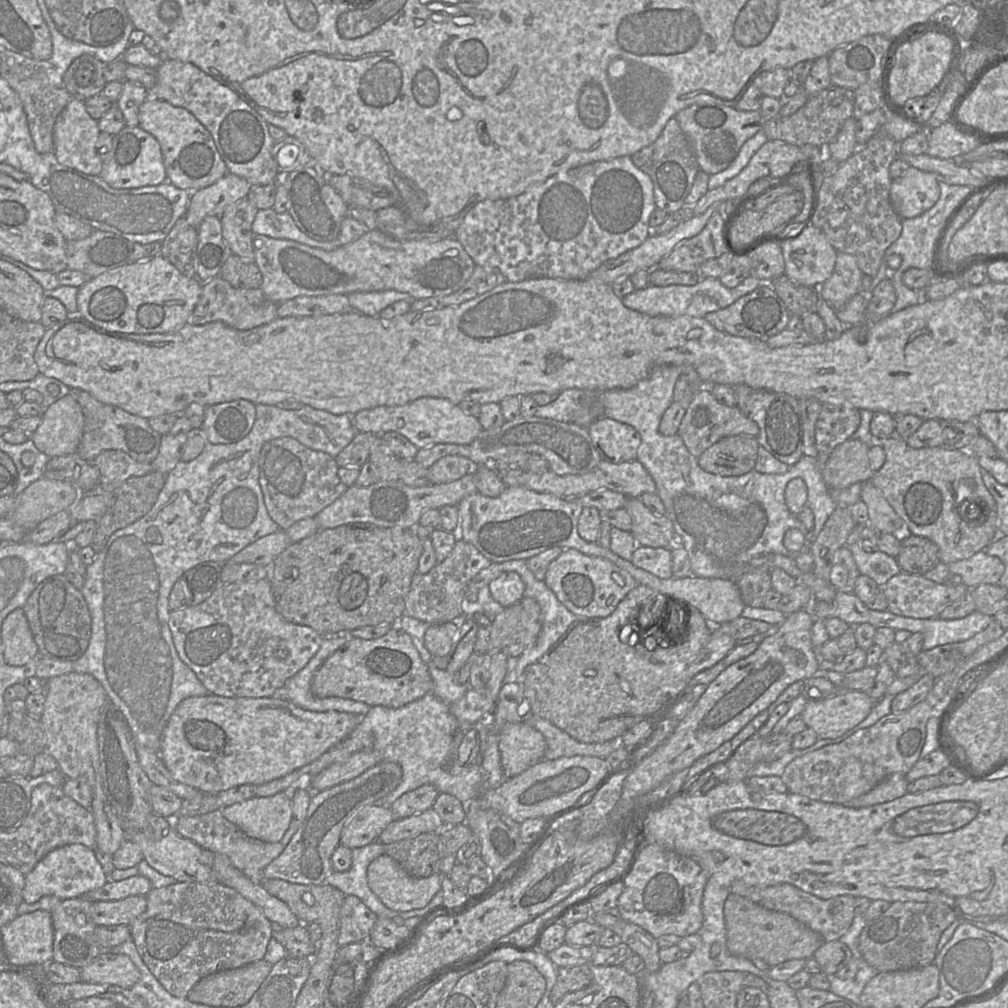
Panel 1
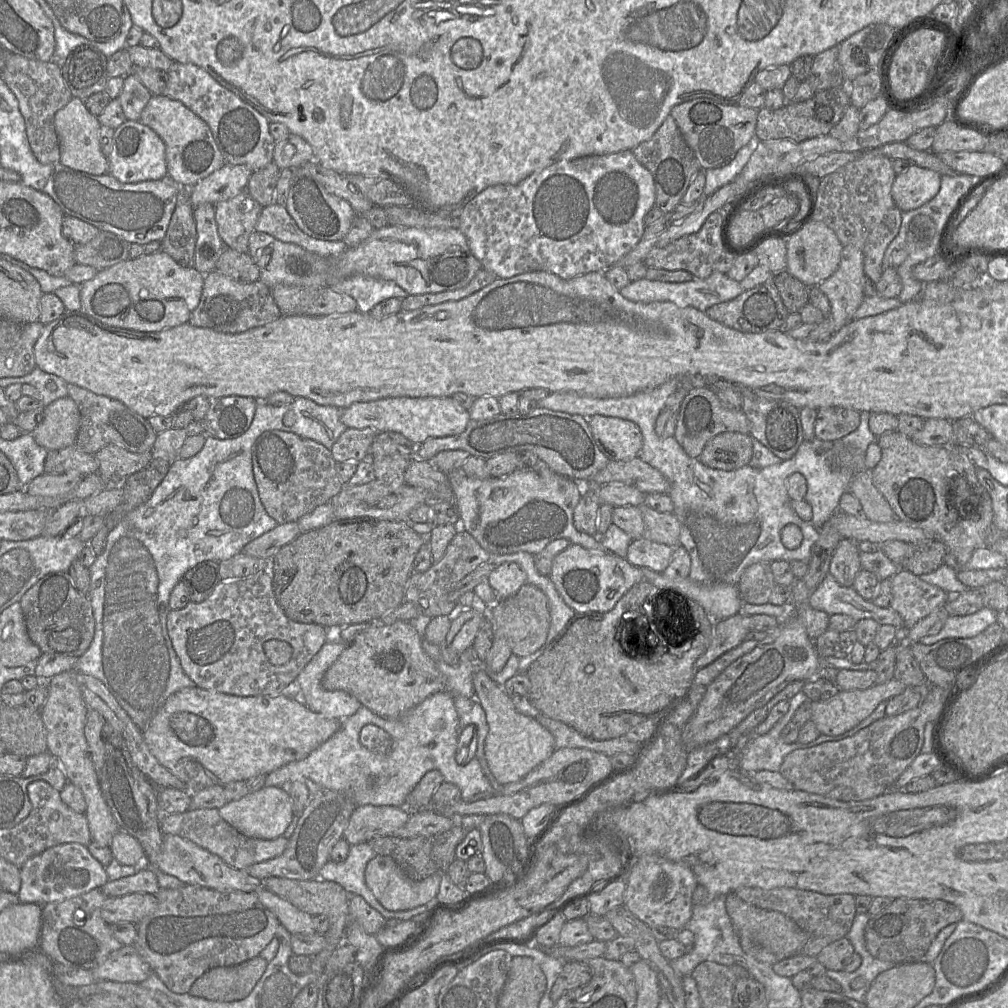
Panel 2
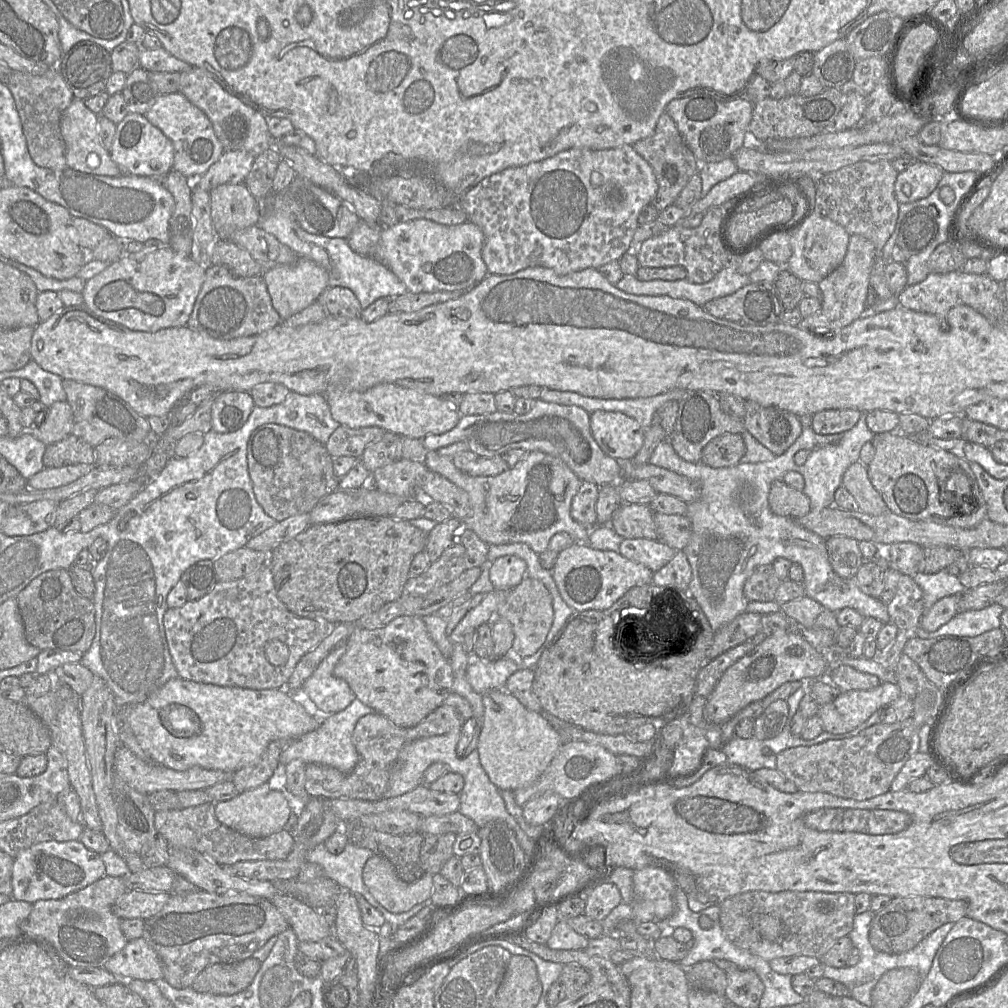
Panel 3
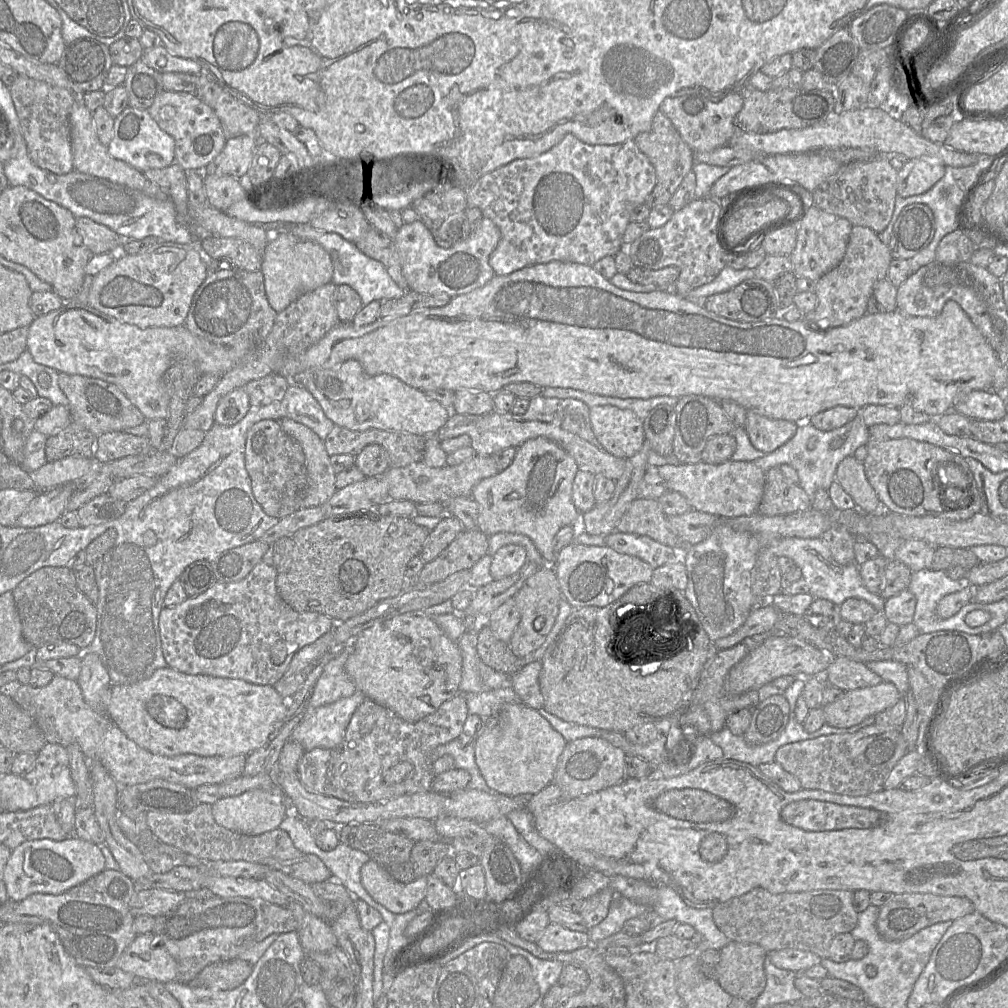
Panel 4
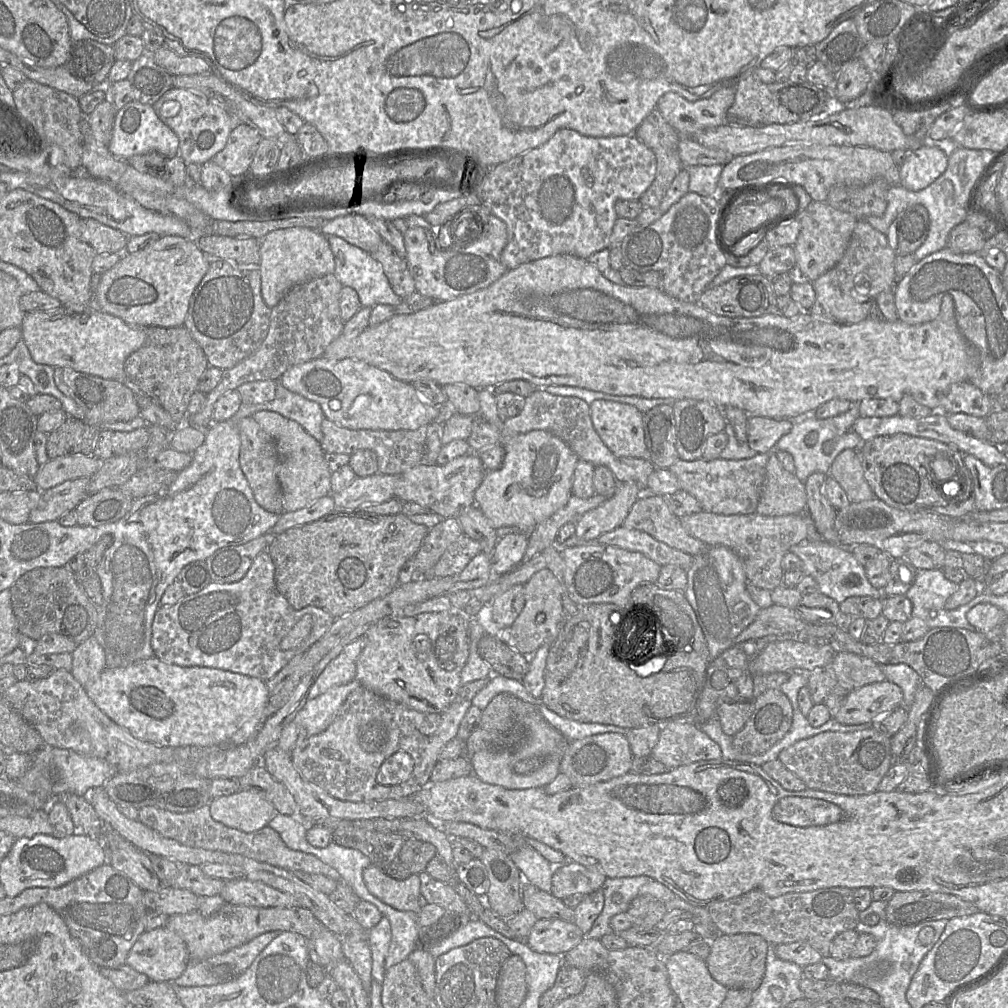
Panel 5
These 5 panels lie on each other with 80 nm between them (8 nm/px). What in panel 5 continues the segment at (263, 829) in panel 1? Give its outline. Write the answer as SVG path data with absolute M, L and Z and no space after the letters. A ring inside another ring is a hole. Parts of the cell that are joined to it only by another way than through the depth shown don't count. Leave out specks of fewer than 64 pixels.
M239 790L213 799L211 817L228 827L250 833L265 826L277 813L274 806L257 792Z

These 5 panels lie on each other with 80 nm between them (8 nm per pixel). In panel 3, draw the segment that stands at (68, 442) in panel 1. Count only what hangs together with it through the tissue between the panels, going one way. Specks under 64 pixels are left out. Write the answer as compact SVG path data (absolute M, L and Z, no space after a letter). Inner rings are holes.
M66 400L53 403L48 408L44 421L25 431L30 431L45 445L50 445L70 435L72 428L73 412Z

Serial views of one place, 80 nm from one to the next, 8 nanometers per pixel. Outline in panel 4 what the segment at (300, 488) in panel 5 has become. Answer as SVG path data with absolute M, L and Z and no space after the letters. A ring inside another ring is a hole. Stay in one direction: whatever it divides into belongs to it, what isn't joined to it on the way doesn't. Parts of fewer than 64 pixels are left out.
M282 418L277 422L286 434L299 442L305 455L307 485L301 507L322 506L336 491L336 473L324 442L308 427L292 419Z

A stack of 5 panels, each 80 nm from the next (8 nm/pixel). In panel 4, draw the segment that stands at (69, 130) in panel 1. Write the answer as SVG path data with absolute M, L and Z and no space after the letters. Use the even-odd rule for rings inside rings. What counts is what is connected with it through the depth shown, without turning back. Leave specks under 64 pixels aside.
M77 99L71 108L69 122L74 167L73 170L138 190L145 195L158 200L169 198L164 190L148 180L142 172L138 171L122 160L113 158L109 154L107 146L104 146L98 139L93 124L92 112L82 103L80 99Z

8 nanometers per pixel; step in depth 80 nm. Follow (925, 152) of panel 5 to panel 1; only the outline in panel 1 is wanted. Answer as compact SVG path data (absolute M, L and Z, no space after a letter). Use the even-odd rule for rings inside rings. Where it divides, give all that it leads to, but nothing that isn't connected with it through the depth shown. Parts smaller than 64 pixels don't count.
M909 167L900 177L893 179L890 188L890 202L901 219L917 217L935 205L940 197L939 181L934 174Z

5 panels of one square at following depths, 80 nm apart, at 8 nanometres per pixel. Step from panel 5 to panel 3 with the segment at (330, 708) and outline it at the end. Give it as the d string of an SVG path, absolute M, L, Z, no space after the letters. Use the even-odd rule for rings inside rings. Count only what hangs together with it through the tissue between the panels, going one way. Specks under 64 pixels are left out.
M355 698L344 710L321 716L319 726L298 739L289 741L281 752L279 763L286 766L294 759L300 759L305 764L316 763L333 767L343 773L351 772L358 763L358 753L352 742L353 731L357 721L370 713L375 712L372 708L366 706L358 698Z

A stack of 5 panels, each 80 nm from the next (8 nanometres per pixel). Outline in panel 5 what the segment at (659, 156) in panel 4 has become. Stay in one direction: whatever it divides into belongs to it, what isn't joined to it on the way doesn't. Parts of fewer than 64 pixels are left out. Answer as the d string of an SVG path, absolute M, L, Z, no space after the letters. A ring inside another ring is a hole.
M657 108L649 113L634 134L654 152L657 160L656 178L639 201L643 207L659 207L672 181L684 168L678 151L680 135Z

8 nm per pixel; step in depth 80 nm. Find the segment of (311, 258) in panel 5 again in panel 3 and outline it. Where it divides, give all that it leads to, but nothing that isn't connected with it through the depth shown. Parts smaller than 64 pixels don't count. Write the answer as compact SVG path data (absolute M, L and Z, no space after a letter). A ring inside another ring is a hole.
M299 258L291 265L277 265L265 272L263 278L271 297L272 305L282 320L302 311L315 302L328 287L327 272L307 258Z

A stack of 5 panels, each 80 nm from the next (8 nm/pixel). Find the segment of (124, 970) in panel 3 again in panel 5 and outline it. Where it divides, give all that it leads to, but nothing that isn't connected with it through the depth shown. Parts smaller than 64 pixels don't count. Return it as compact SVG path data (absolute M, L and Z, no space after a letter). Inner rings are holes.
M158 927L145 931L132 946L125 964L145 974L153 982L171 982L178 978L186 969L190 957L183 939L166 927Z

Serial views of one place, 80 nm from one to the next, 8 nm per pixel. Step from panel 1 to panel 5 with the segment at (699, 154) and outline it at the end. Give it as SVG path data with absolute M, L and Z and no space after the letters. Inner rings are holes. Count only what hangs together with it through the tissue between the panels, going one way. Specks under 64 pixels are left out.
M724 87L707 98L689 101L675 92L667 92L656 108L680 137L696 137L704 130L726 123L726 114L735 100L735 87Z

